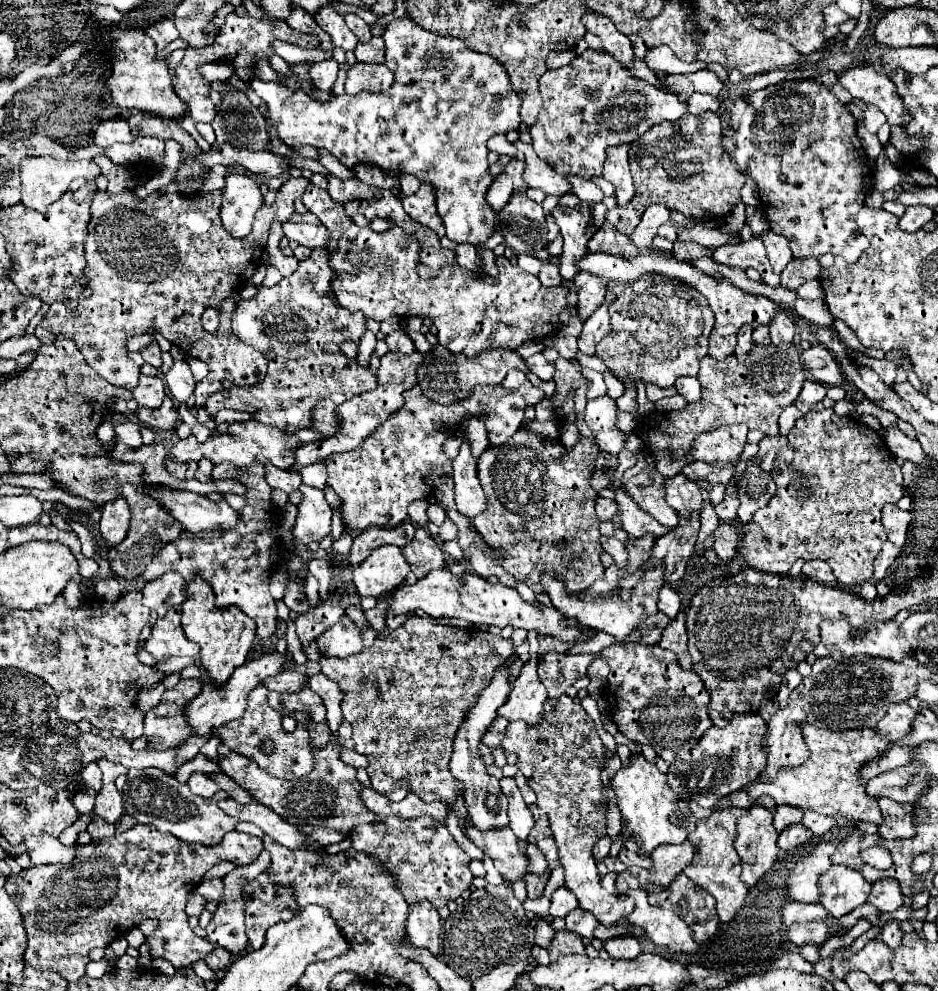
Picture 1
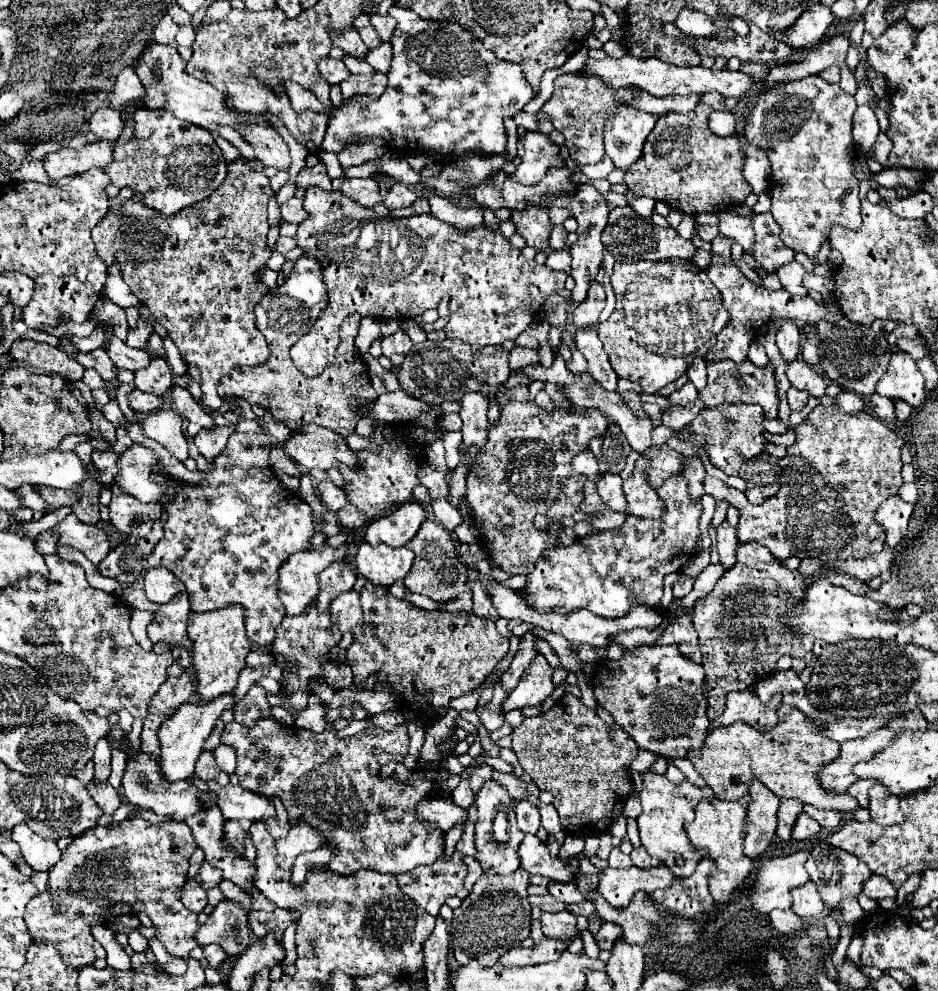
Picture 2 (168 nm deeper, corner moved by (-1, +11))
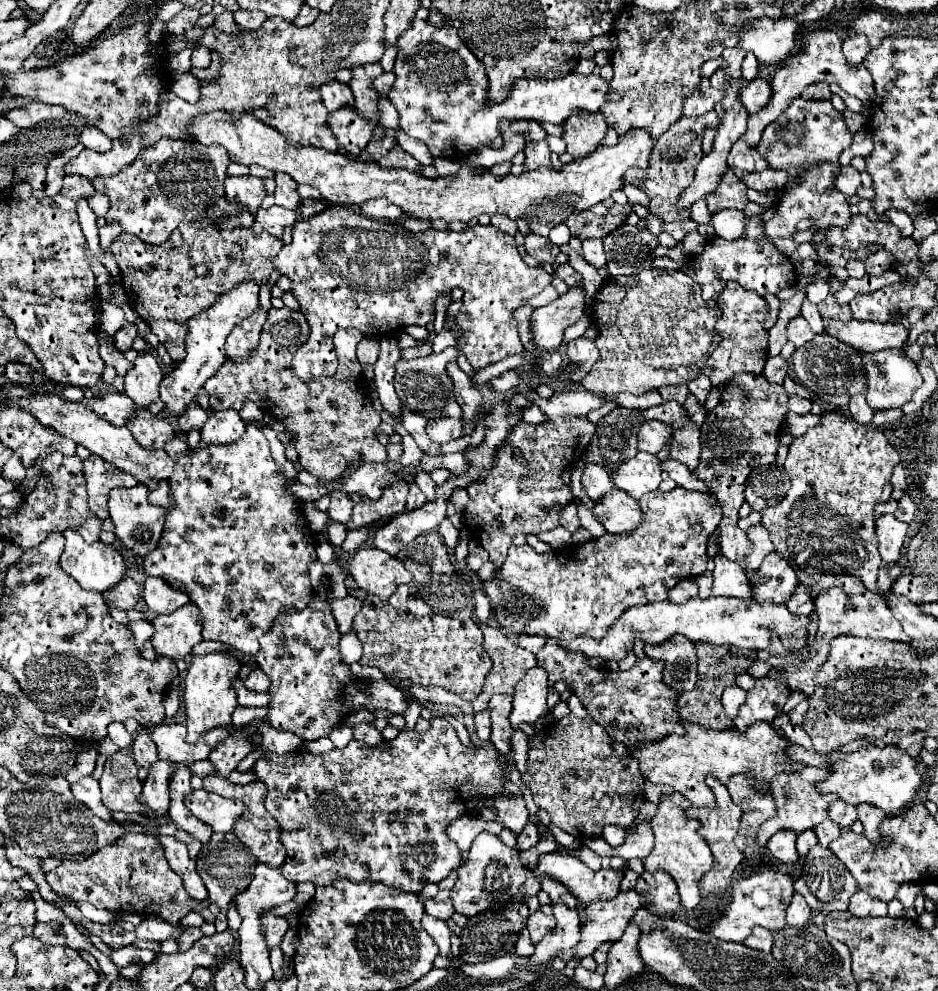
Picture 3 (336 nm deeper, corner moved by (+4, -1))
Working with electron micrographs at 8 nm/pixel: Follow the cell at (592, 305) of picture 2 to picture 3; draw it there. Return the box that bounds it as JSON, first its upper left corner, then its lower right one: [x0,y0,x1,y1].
[567,336,599,382]

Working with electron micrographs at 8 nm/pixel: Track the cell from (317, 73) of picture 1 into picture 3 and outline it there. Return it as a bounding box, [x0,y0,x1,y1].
[321,80,353,112]

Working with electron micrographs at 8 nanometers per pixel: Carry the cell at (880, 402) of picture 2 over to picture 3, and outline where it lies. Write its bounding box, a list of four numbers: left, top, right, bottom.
[849,394,875,424]

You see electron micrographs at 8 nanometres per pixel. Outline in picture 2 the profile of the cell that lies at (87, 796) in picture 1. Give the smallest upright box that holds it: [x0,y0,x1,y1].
[94,738,110,780]

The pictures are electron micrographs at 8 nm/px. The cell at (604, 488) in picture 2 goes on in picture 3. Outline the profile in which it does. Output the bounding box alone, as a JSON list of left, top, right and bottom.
[581,464,615,504]

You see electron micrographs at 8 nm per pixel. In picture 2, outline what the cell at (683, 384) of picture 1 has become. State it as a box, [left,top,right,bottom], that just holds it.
[688,358,706,390]

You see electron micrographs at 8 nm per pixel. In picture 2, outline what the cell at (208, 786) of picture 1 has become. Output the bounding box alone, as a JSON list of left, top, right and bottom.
[196,752,230,786]

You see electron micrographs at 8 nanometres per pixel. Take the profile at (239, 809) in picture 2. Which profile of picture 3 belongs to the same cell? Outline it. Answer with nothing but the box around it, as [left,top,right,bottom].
[185,790,245,832]

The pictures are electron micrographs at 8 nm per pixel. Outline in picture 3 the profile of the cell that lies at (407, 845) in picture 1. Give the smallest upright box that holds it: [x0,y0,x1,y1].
[423,898,455,922]

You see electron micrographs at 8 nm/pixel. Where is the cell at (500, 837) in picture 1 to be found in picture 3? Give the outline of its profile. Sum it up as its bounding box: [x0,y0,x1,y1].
[535,852,623,904]

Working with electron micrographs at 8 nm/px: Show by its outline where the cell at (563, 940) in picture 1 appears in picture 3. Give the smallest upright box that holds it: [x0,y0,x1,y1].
[525,912,555,944]

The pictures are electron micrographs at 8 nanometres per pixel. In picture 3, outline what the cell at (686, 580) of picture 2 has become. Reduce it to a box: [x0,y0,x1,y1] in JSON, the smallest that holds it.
[669,580,697,604]

